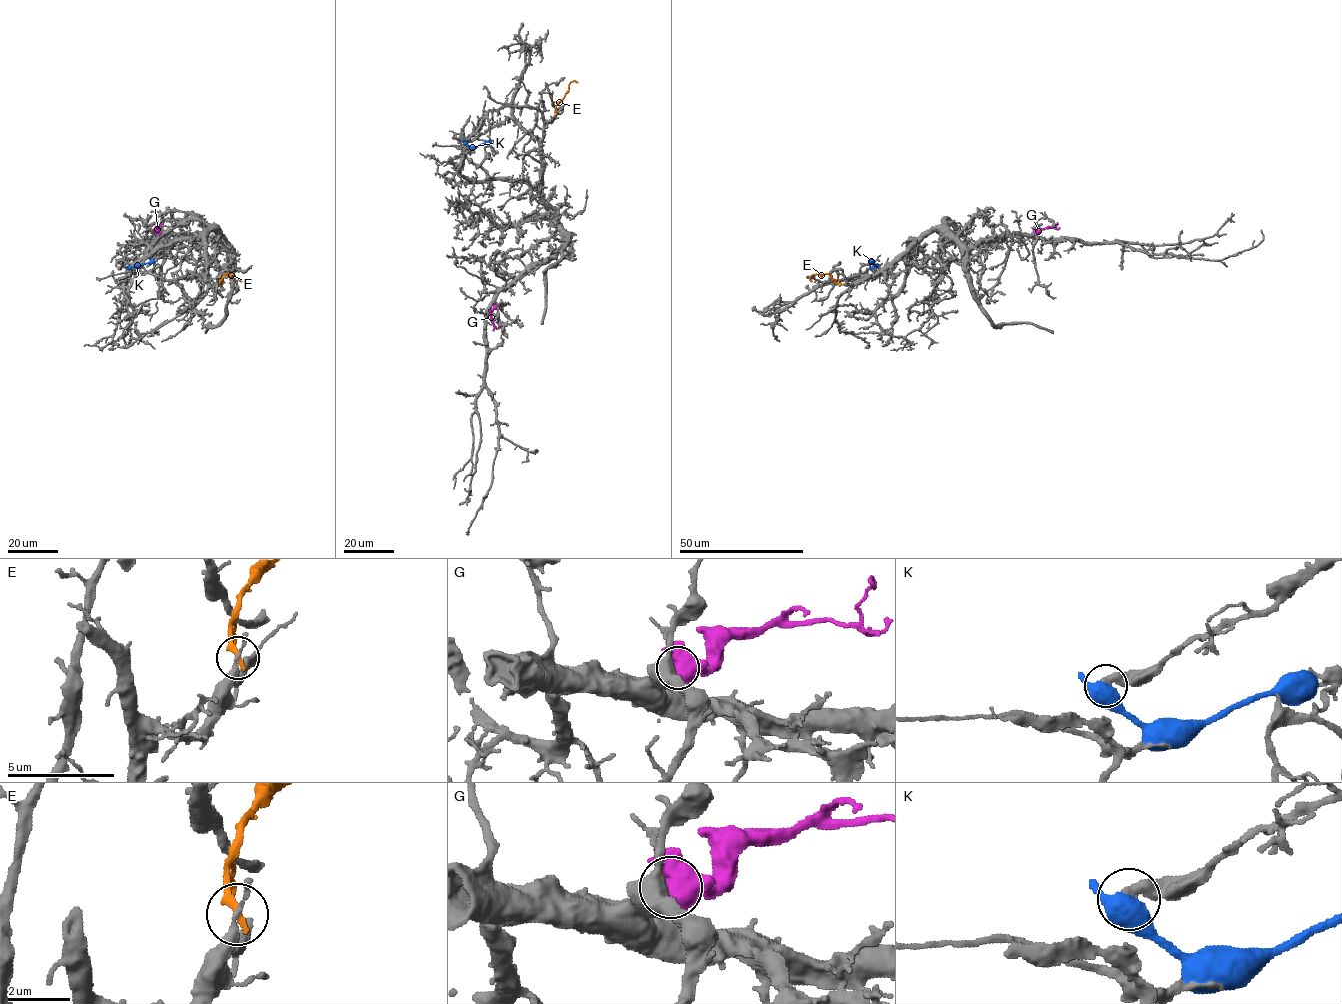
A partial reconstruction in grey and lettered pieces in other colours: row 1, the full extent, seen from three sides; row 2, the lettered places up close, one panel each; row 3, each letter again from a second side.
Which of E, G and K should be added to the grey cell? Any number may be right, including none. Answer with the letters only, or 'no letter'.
no letter

